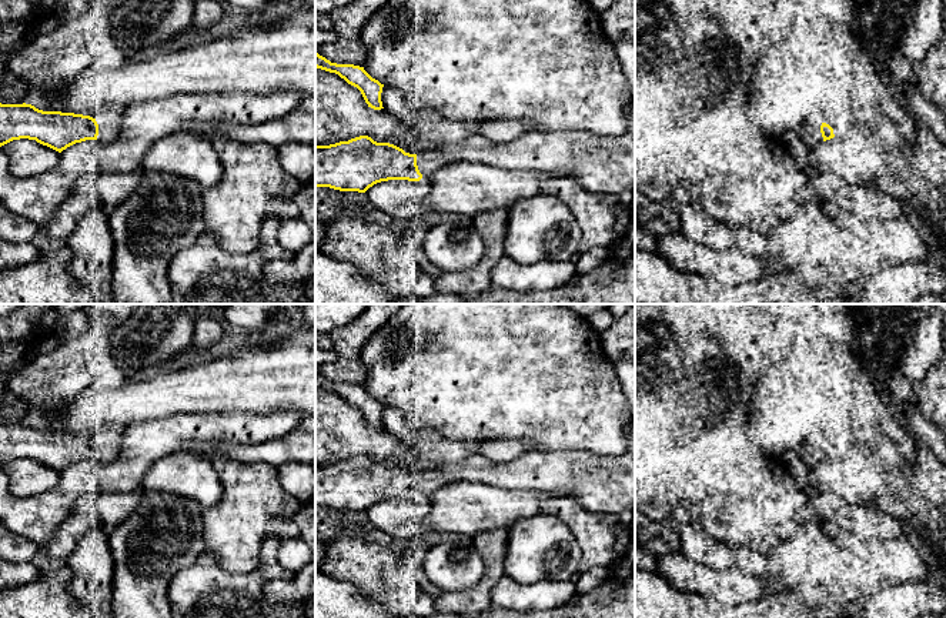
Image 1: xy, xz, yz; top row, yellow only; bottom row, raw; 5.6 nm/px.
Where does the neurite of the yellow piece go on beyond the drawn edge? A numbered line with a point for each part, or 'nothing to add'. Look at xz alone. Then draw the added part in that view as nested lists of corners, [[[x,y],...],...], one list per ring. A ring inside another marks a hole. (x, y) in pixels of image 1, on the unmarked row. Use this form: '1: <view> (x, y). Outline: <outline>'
1: xz (602, 484). Outline: [[[635,424],[625,427],[628,451],[622,455],[599,455],[588,450],[529,451],[508,462],[494,462],[475,452],[462,461],[422,470],[417,474],[417,485],[422,497],[429,497],[452,481],[479,481],[509,491],[545,491],[559,497],[572,497],[589,512],[619,515],[625,510],[635,511]]]

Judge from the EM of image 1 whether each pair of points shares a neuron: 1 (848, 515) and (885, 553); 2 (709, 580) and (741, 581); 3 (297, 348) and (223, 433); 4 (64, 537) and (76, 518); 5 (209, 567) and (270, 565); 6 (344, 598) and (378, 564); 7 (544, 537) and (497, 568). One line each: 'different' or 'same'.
1: different
2: same
3: different
4: same
5: same
6: different
7: different

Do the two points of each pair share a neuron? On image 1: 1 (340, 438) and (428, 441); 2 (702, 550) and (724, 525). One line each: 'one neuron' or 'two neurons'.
1: one neuron
2: two neurons

